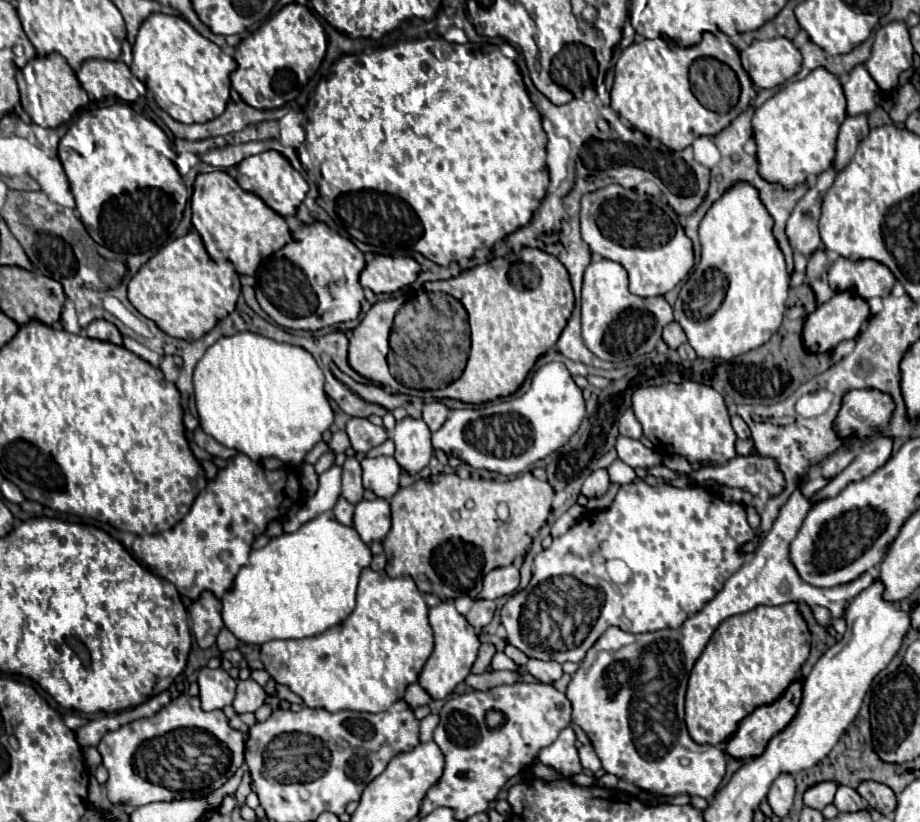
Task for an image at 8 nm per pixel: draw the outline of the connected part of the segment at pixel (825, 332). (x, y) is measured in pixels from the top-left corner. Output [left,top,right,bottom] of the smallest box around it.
[803,292,869,354]

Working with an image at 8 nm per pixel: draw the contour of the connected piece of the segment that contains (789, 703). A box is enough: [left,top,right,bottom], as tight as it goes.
[725,682,801,760]

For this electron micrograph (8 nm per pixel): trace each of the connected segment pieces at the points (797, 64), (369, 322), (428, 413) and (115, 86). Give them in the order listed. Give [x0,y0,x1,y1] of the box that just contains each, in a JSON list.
[[741,38,801,88],[349,298,399,390],[423,402,449,432],[77,60,147,103]]

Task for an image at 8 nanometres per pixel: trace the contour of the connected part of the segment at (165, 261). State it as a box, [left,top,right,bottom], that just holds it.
[127,232,241,340]

